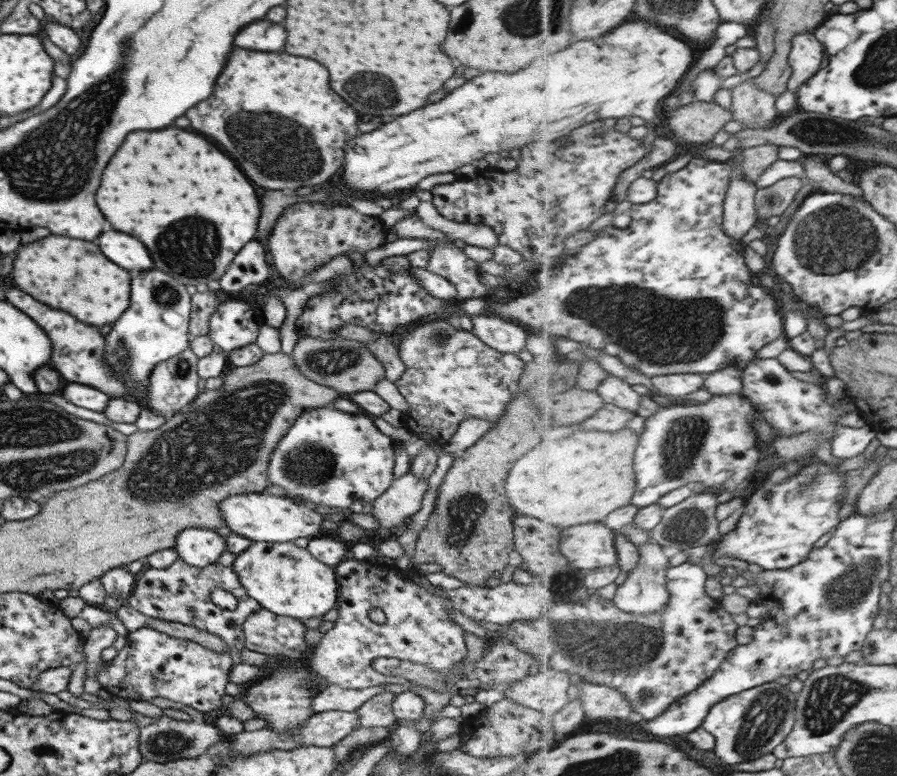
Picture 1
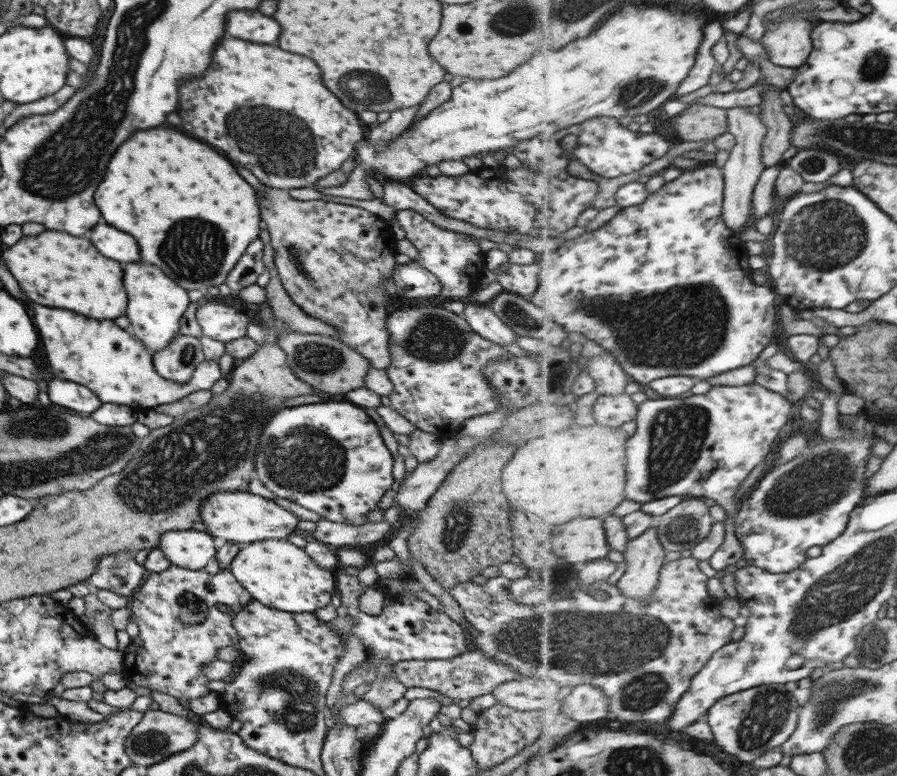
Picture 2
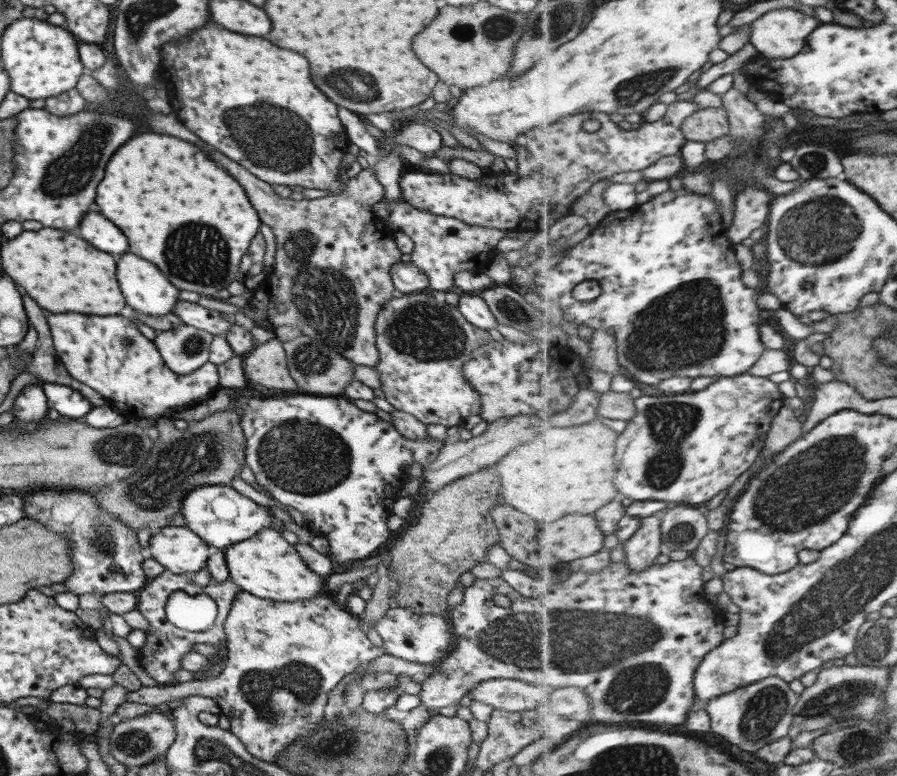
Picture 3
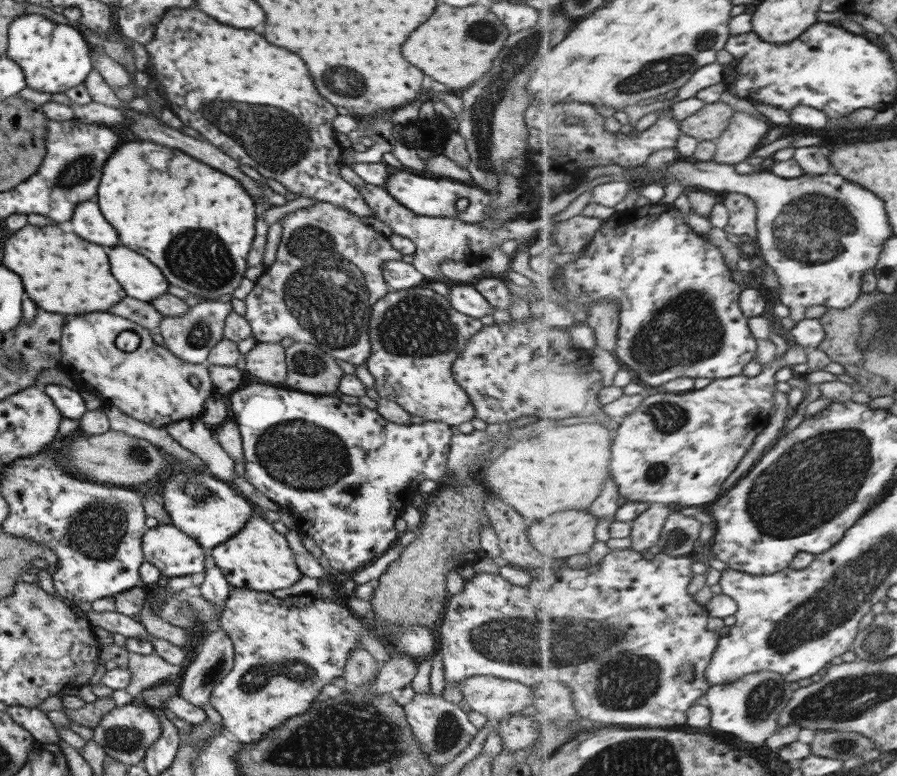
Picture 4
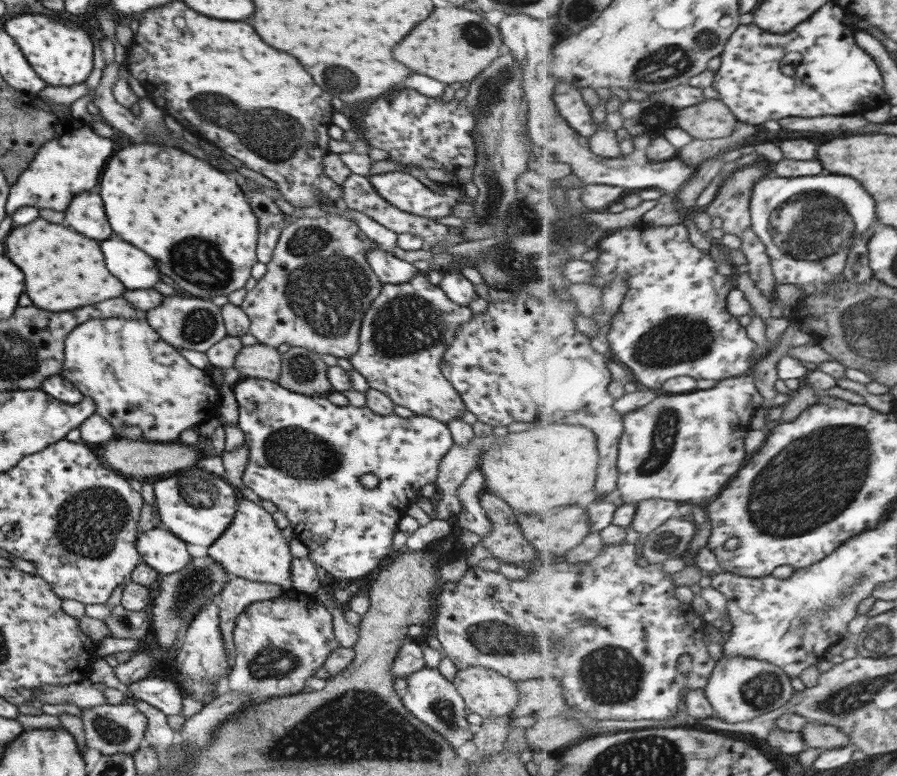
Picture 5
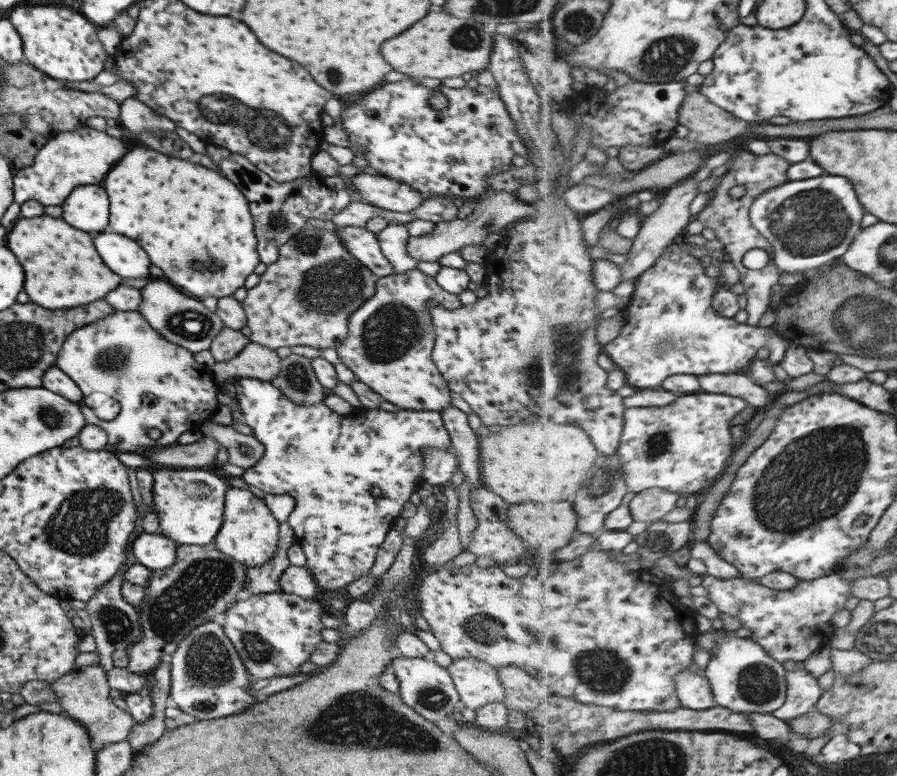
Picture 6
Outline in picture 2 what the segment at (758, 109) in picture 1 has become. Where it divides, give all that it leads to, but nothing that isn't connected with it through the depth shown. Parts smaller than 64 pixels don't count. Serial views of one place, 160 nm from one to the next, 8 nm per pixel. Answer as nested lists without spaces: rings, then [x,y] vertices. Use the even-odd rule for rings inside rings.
[[[737,106],[728,109],[728,132],[735,135],[736,146],[730,151],[730,158],[722,168],[724,172],[724,219],[729,228],[742,232],[744,224],[753,216],[753,195],[755,188],[765,172],[762,144],[769,132],[761,121],[760,114],[751,114],[750,106]]]

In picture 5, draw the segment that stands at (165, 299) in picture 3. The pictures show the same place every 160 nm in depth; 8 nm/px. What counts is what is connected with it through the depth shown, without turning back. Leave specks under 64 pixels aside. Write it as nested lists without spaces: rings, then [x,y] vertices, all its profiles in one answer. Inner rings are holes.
[[[103,240],[99,242],[107,270],[127,288],[127,290],[151,289],[159,280],[155,262],[123,240]]]

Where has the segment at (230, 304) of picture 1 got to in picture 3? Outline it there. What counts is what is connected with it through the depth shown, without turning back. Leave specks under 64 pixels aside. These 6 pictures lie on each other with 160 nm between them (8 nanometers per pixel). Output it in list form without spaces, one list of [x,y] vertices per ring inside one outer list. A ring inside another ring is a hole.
[[[180,299],[172,306],[172,313],[183,324],[210,332],[212,336],[224,336],[230,324],[237,321],[234,316]]]

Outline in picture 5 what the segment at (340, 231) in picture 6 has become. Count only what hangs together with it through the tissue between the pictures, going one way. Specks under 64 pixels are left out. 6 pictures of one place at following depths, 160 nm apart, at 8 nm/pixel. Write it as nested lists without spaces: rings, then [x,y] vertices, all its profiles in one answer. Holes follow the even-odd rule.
[[[367,250],[365,259],[381,283],[401,284],[419,272],[411,263],[381,250]]]

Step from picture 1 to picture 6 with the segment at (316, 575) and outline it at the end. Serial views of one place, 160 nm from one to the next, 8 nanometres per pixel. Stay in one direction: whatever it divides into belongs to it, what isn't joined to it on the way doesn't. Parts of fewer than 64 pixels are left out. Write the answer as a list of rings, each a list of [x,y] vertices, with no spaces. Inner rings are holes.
[[[230,487],[224,494],[221,526],[214,536],[214,543],[219,552],[240,562],[245,568],[260,567],[275,554],[278,525],[264,499],[255,497],[247,489]]]

